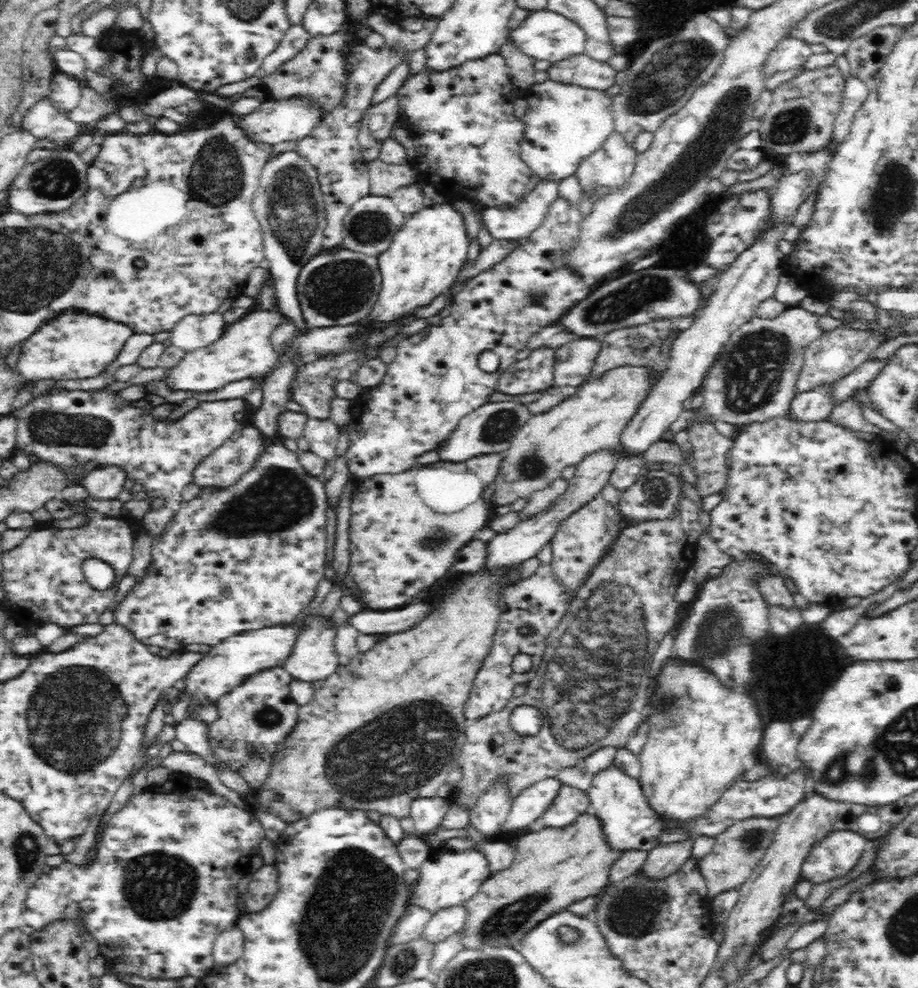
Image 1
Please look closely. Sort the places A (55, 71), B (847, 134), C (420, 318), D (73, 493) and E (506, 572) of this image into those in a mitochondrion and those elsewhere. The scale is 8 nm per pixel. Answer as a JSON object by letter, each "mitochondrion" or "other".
{"A":"other","B":"other","C":"other","D":"other","E":"other"}

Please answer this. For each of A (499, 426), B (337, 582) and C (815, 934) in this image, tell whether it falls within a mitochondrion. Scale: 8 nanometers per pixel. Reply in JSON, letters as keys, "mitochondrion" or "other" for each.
{"A":"mitochondrion","B":"other","C":"other"}

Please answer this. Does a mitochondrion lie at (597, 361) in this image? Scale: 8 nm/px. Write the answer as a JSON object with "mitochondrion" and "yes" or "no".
{"mitochondrion":"no"}

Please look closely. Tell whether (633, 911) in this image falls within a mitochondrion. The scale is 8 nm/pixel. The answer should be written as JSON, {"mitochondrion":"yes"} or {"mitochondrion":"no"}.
{"mitochondrion":"yes"}

